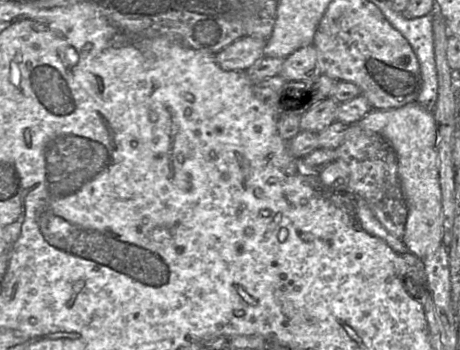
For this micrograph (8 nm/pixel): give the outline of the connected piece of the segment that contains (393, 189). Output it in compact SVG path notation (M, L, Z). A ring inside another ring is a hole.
M354 123L348 126L344 140L336 148L336 152L338 154L337 160L343 160L349 167L348 191L356 197L363 198L384 228L395 237L402 239L405 232L408 210L397 174L397 157L391 145L381 135L363 130L358 123Z

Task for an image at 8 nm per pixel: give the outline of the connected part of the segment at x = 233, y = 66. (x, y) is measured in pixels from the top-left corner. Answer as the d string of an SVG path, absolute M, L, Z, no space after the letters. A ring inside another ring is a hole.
M245 36L215 55L216 62L225 71L246 71L264 57L265 40Z

